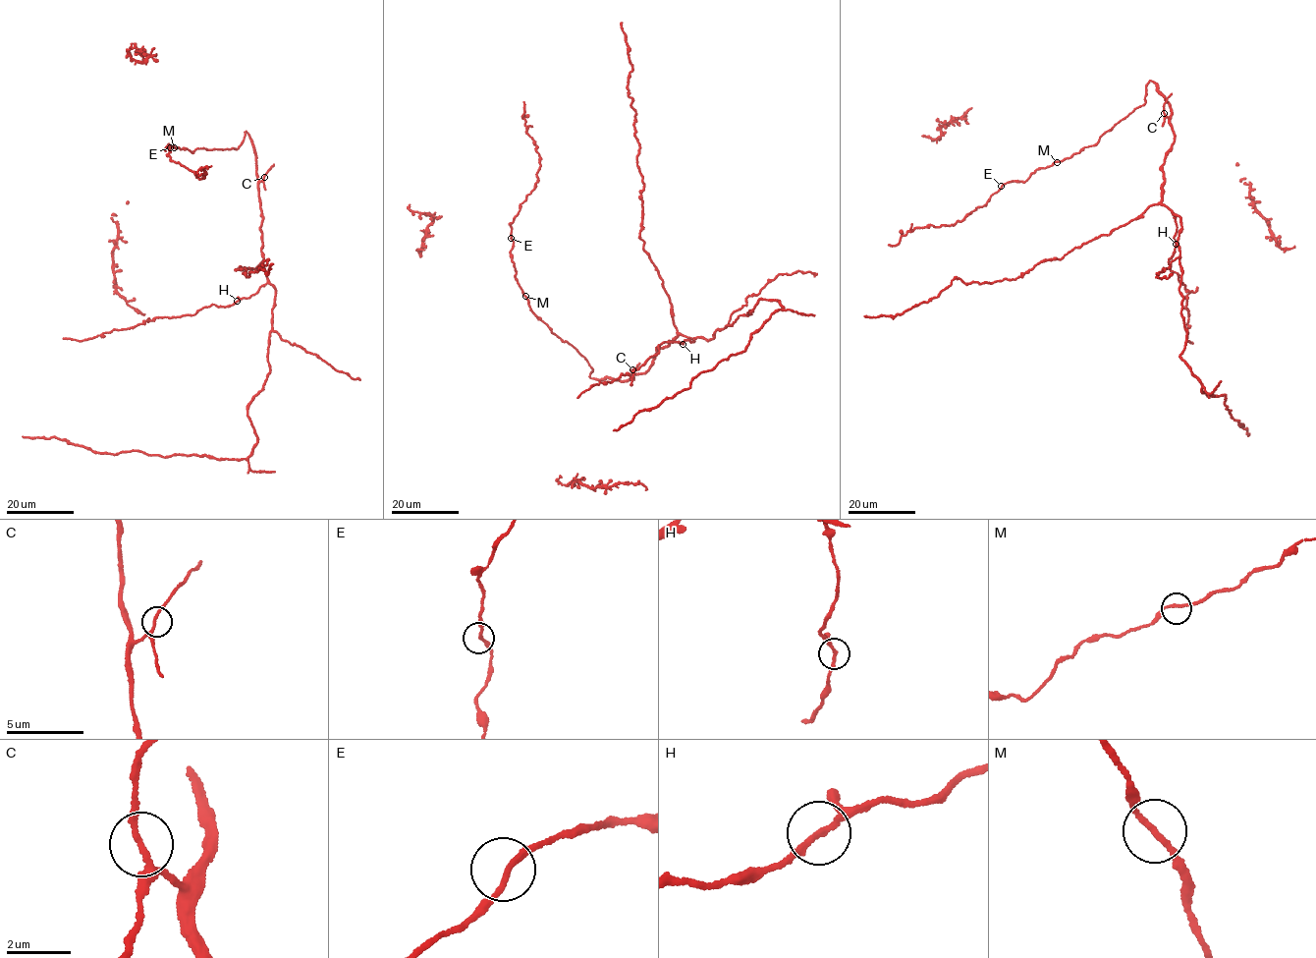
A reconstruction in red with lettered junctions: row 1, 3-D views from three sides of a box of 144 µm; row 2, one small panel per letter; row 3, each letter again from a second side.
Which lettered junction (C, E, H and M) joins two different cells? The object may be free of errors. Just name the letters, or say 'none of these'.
none of these

